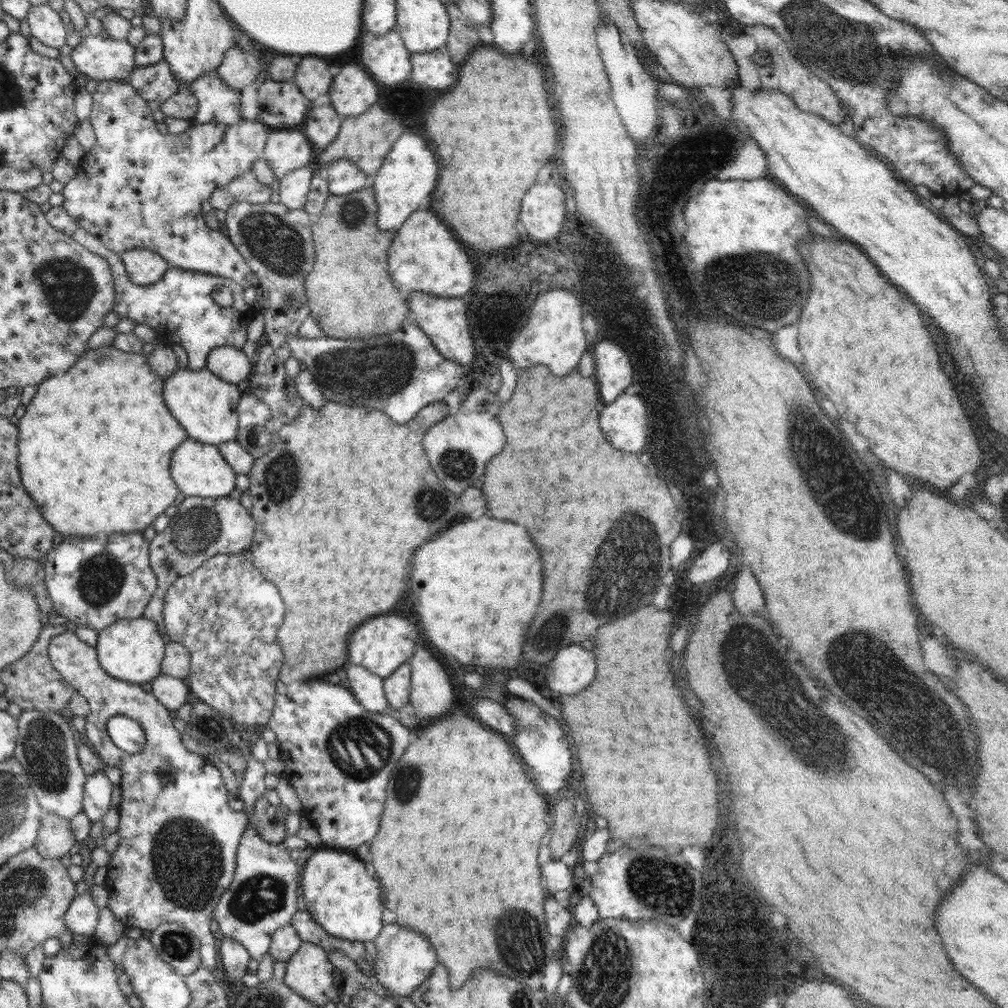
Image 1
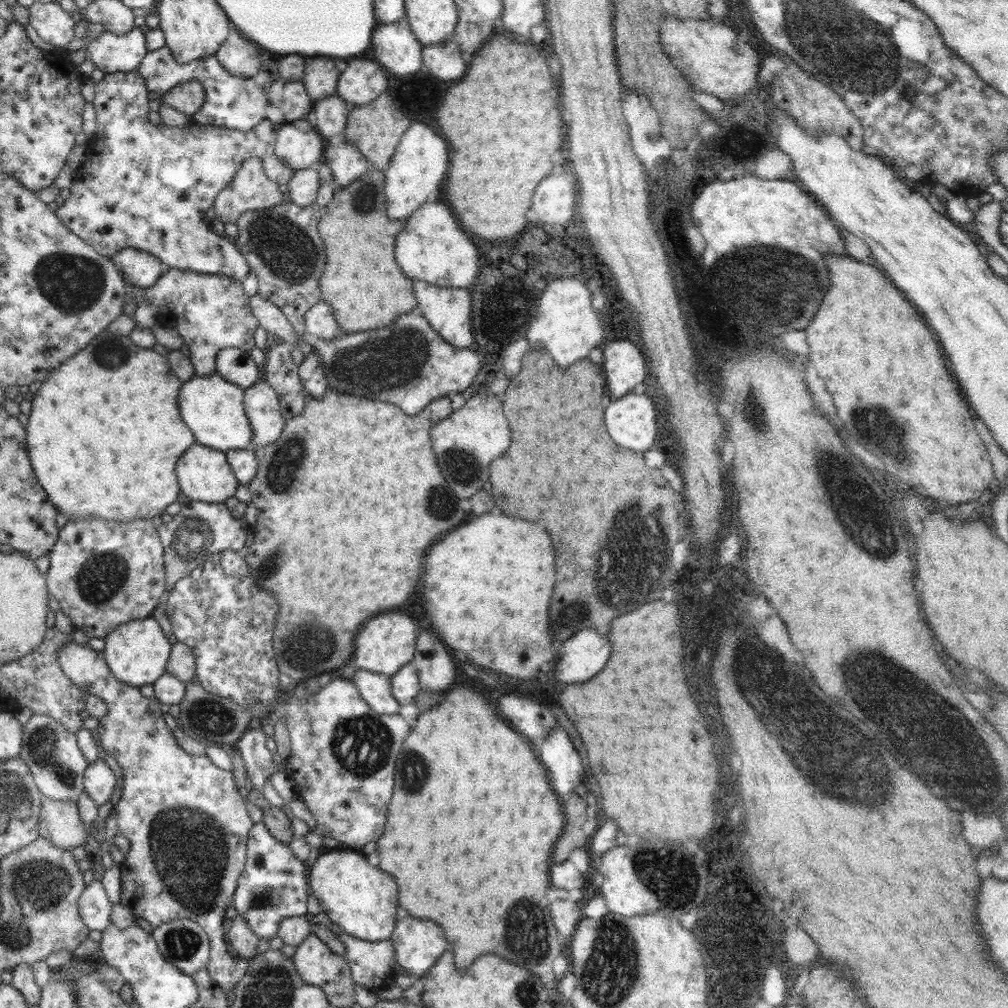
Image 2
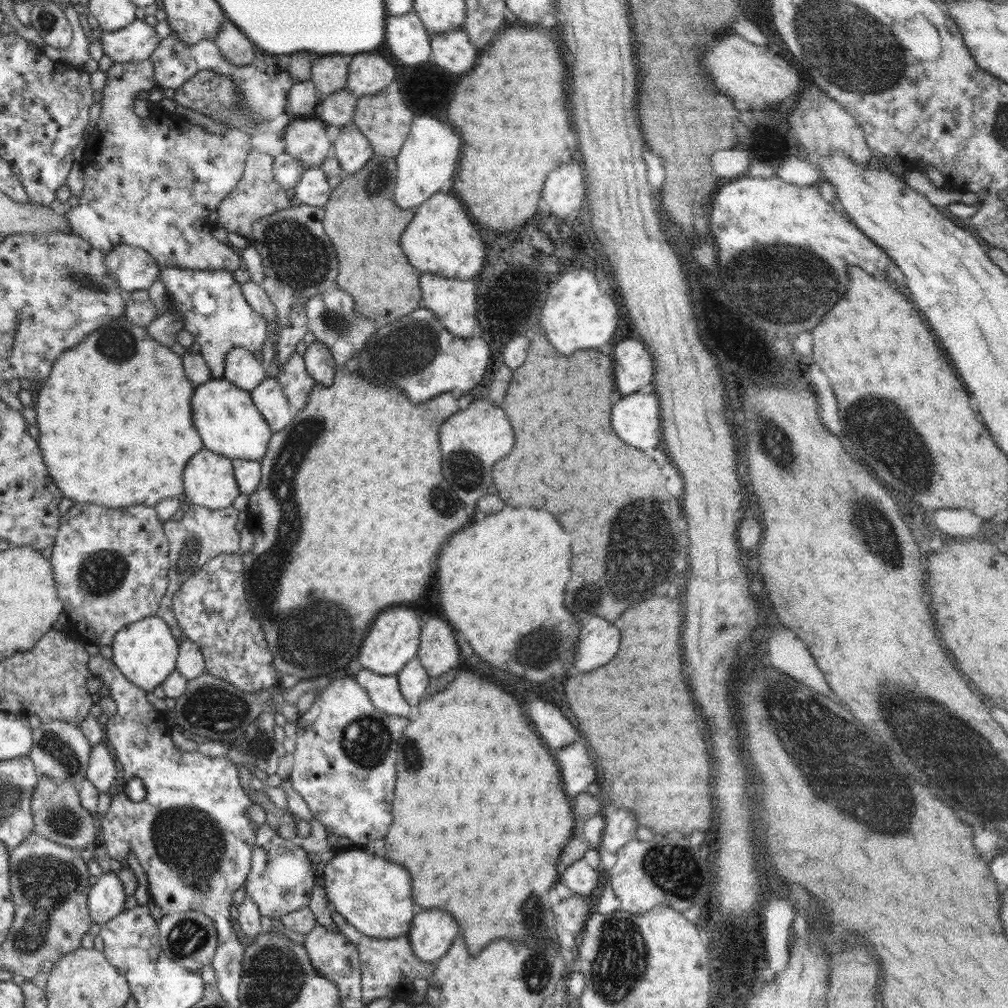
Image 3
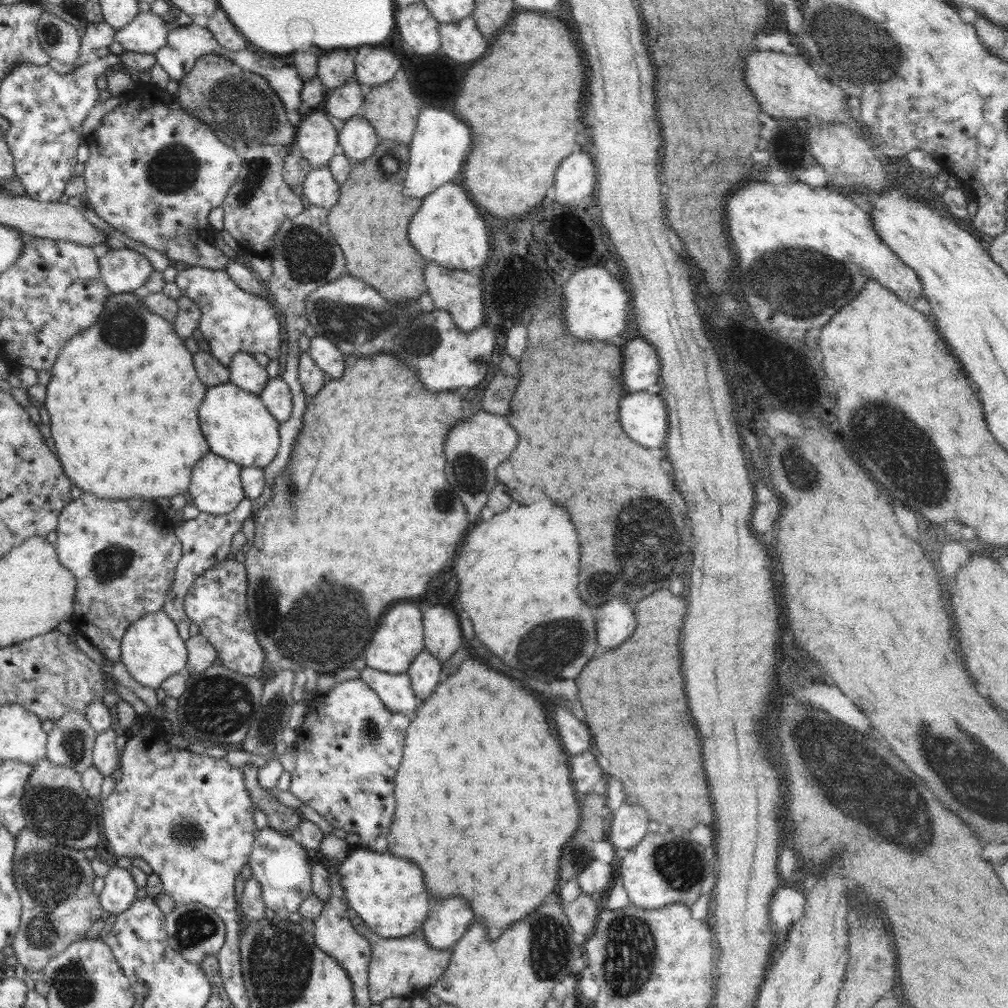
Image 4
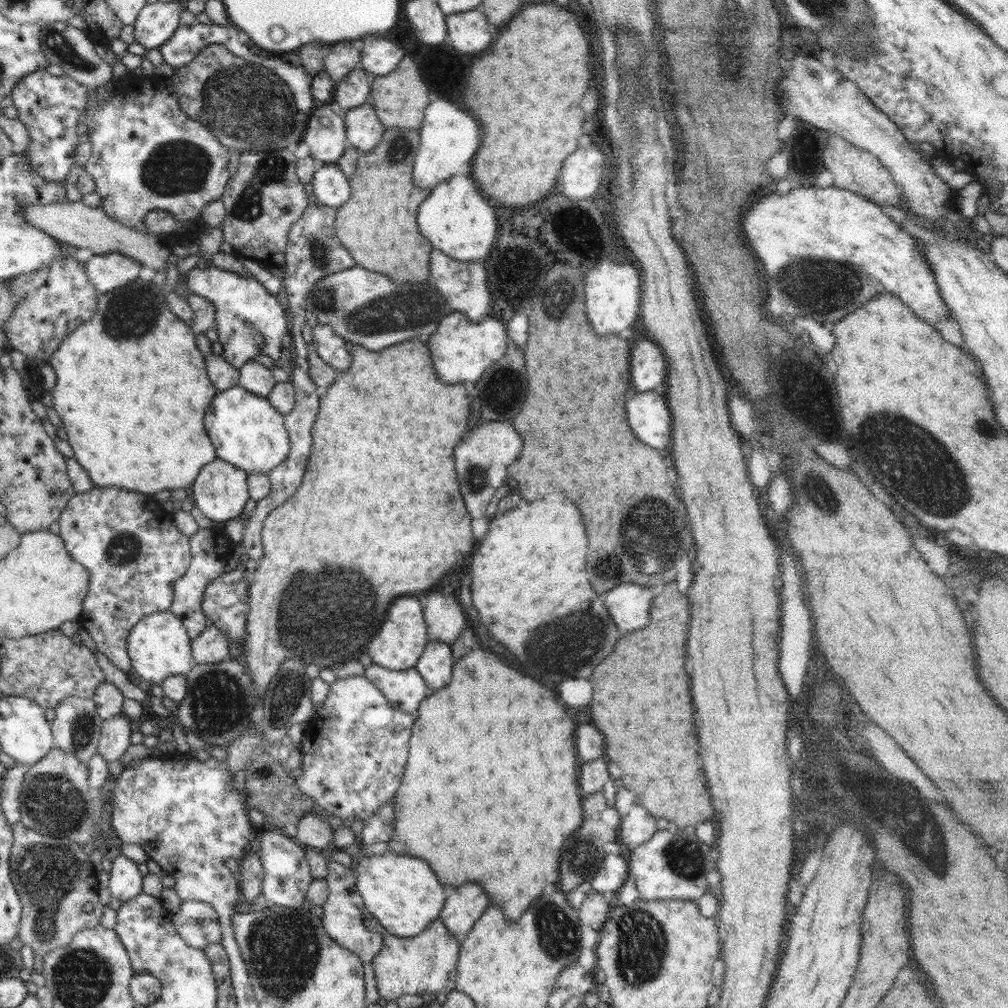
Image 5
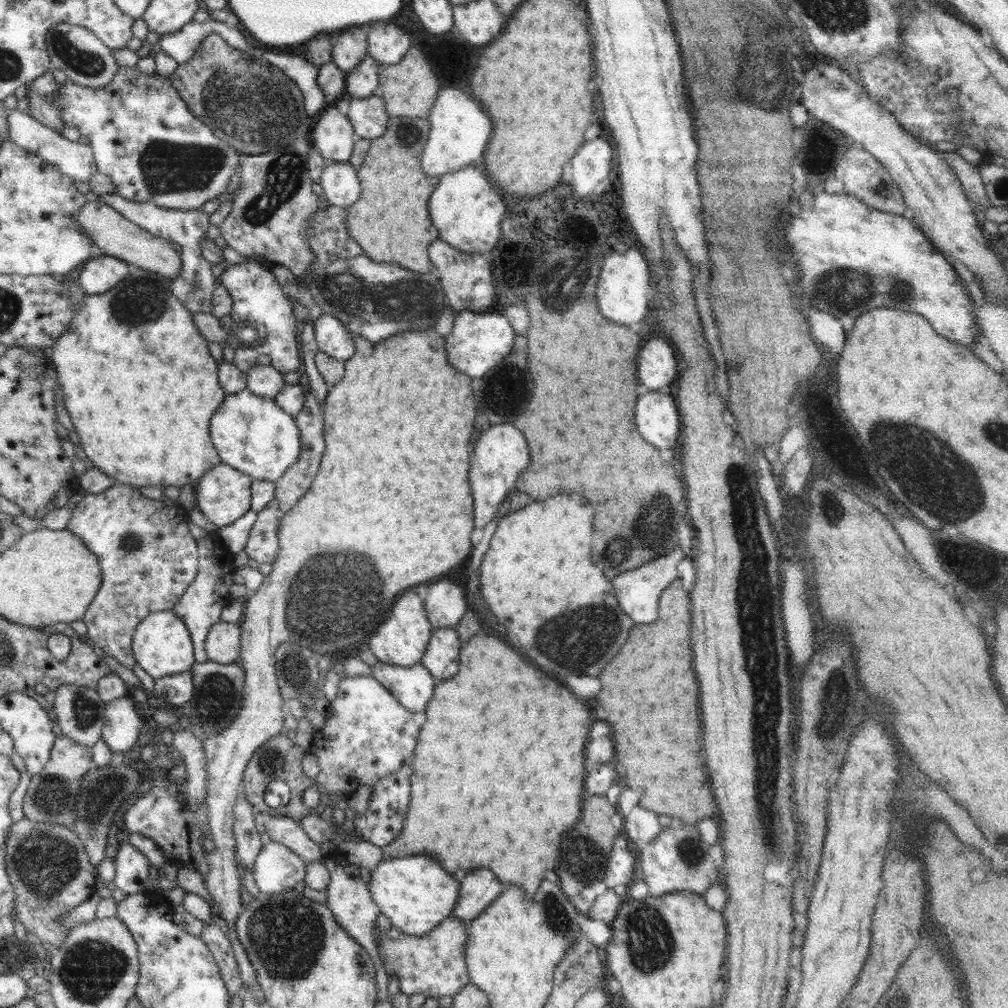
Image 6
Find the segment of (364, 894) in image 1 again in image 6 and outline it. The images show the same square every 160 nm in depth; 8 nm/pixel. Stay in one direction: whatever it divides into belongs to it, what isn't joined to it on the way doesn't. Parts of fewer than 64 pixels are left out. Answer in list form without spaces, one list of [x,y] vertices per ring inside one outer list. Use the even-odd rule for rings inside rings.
[[[422,855],[382,859],[371,872],[371,880],[367,885],[372,900],[380,912],[390,919],[392,927],[416,937],[428,934],[454,913],[460,888],[460,884],[449,872],[444,872],[440,864]]]

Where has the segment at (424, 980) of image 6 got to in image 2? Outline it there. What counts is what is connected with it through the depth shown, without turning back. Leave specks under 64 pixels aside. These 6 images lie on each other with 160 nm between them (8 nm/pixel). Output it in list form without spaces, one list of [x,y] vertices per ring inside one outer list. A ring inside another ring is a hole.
[[[323,910],[319,914],[306,914],[307,921],[310,923],[310,933],[314,933],[314,925],[316,923],[320,923],[324,925],[324,927],[328,928],[328,930],[332,930],[332,933],[340,939],[340,941],[344,944],[346,950],[346,962],[350,966],[350,971],[352,972],[352,978],[358,983],[358,986],[362,986],[362,988],[366,988],[370,990],[375,995],[379,994],[380,991],[397,991],[396,986],[393,984],[393,975],[396,972],[392,969],[393,964],[396,964],[396,951],[394,951],[392,941],[390,939],[380,940],[377,942],[369,942],[364,940],[359,940],[358,938],[354,938],[344,930],[340,929],[338,925],[332,923],[329,919],[328,913],[326,910]]]

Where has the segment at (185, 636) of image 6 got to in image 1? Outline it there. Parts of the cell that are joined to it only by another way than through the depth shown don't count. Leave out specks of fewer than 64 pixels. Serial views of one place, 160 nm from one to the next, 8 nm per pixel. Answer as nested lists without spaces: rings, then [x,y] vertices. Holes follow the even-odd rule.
[[[143,616],[117,620],[97,633],[98,640],[95,646],[97,659],[110,676],[140,685],[154,680],[161,674],[165,644],[154,621]]]

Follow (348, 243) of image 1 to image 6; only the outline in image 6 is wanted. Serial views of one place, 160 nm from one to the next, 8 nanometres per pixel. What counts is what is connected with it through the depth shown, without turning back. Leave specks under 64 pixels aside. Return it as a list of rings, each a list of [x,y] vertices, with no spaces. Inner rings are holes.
[[[392,116],[388,119],[386,132],[378,138],[371,139],[371,147],[364,157],[362,166],[357,170],[361,184],[360,198],[346,208],[345,224],[348,234],[360,245],[368,258],[376,262],[396,262],[406,270],[428,274],[434,272],[428,248],[439,238],[439,232],[428,214],[428,201],[439,177],[428,176],[422,170],[421,158],[426,140],[420,140],[420,136],[412,138],[412,134],[408,134],[410,128],[414,130],[407,117]]]

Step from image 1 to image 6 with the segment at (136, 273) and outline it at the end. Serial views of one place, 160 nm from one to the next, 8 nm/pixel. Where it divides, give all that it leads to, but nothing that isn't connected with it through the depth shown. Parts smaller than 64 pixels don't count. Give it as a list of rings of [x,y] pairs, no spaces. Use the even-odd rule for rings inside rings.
[[[112,255],[90,257],[75,273],[76,281],[88,295],[101,295],[129,275],[129,265]]]

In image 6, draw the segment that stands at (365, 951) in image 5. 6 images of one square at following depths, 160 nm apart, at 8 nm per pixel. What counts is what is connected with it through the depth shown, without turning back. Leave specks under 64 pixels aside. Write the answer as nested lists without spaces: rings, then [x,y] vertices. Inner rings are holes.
[[[328,855],[323,859],[323,863],[326,865],[328,872],[330,873],[330,882],[327,886],[327,907],[332,911],[336,923],[346,930],[346,933],[356,940],[368,954],[370,954],[370,959],[375,965],[377,974],[375,976],[377,986],[378,986],[378,996],[379,1001],[385,1001],[390,999],[388,993],[388,981],[390,977],[388,973],[384,971],[384,961],[380,959],[380,941],[378,941],[378,930],[376,926],[376,918],[381,913],[378,905],[372,900],[372,895],[370,890],[368,890],[368,885],[362,877],[358,876],[358,867],[352,868],[342,856],[340,858],[330,858]]]

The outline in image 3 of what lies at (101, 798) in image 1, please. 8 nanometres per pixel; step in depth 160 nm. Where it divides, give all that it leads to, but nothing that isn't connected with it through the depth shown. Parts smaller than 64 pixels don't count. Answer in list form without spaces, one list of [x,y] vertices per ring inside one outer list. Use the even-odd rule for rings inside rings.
[[[98,742],[92,746],[92,752],[90,752],[86,777],[99,793],[108,793],[108,790],[120,781],[120,767],[112,757],[111,751],[109,746]]]

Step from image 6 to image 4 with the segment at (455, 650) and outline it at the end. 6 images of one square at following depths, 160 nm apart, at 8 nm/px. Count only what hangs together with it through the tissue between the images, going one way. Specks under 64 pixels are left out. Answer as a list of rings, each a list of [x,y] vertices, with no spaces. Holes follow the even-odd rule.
[[[427,650],[416,655],[410,668],[407,670],[411,680],[411,687],[418,700],[428,698],[444,678],[444,672],[440,662]]]

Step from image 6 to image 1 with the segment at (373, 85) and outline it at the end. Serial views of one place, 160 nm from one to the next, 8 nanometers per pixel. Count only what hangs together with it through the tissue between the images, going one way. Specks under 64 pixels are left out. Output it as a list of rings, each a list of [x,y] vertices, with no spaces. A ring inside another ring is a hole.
[[[332,104],[311,108],[304,123],[304,134],[313,146],[327,147],[339,133],[345,117],[334,111]]]

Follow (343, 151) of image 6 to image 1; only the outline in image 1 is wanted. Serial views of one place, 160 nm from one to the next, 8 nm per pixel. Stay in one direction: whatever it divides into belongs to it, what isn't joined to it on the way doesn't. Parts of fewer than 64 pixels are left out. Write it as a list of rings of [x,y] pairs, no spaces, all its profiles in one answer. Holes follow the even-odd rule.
[[[295,128],[271,130],[263,159],[279,180],[288,172],[308,165],[312,160],[312,144],[305,134]]]

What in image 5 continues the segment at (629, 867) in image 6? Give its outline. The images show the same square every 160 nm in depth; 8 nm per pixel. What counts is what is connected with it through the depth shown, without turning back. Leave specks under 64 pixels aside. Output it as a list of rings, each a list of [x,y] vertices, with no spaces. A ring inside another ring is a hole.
[[[606,854],[600,870],[589,883],[594,891],[612,897],[629,875],[628,863],[621,855]]]

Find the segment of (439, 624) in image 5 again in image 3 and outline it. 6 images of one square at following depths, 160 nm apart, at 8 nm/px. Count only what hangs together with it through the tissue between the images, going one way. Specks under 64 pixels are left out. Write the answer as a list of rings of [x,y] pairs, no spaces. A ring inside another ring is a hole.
[[[428,618],[421,625],[420,648],[417,658],[430,677],[448,672],[458,664],[460,650],[454,640],[454,632],[442,618]]]

